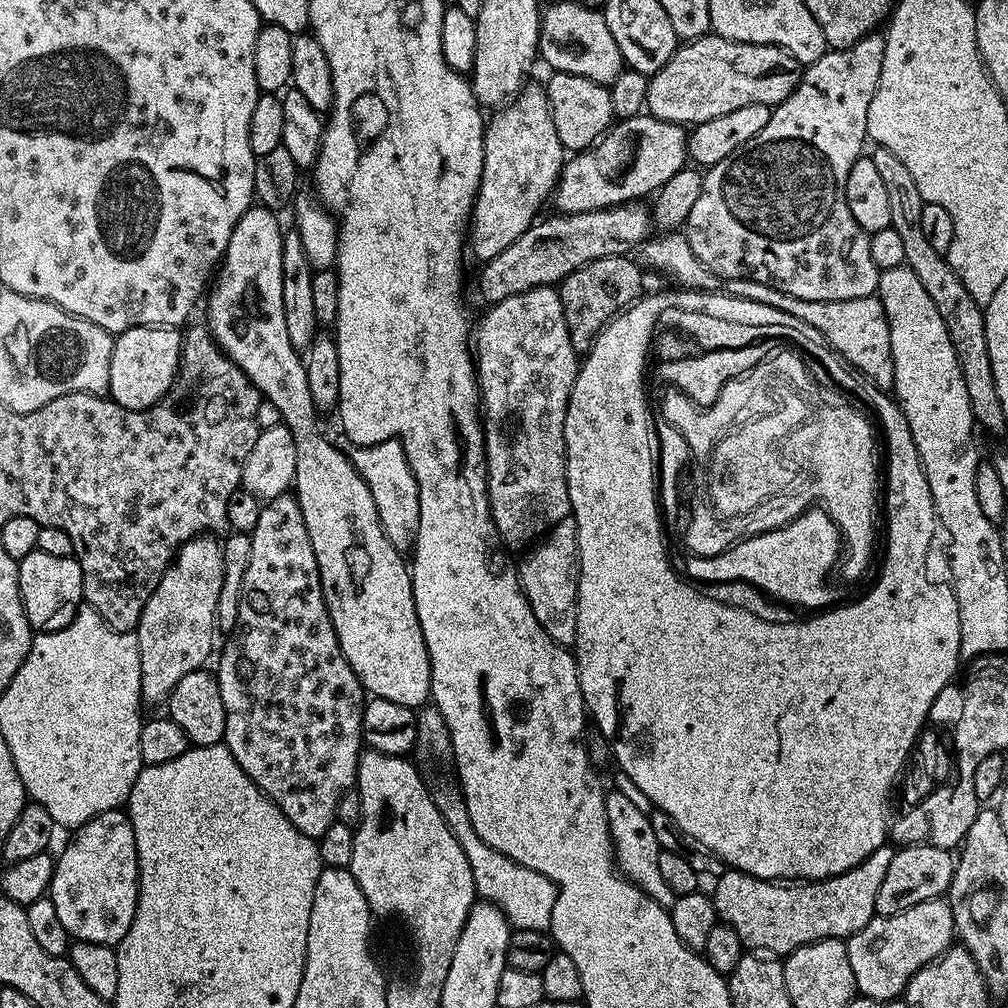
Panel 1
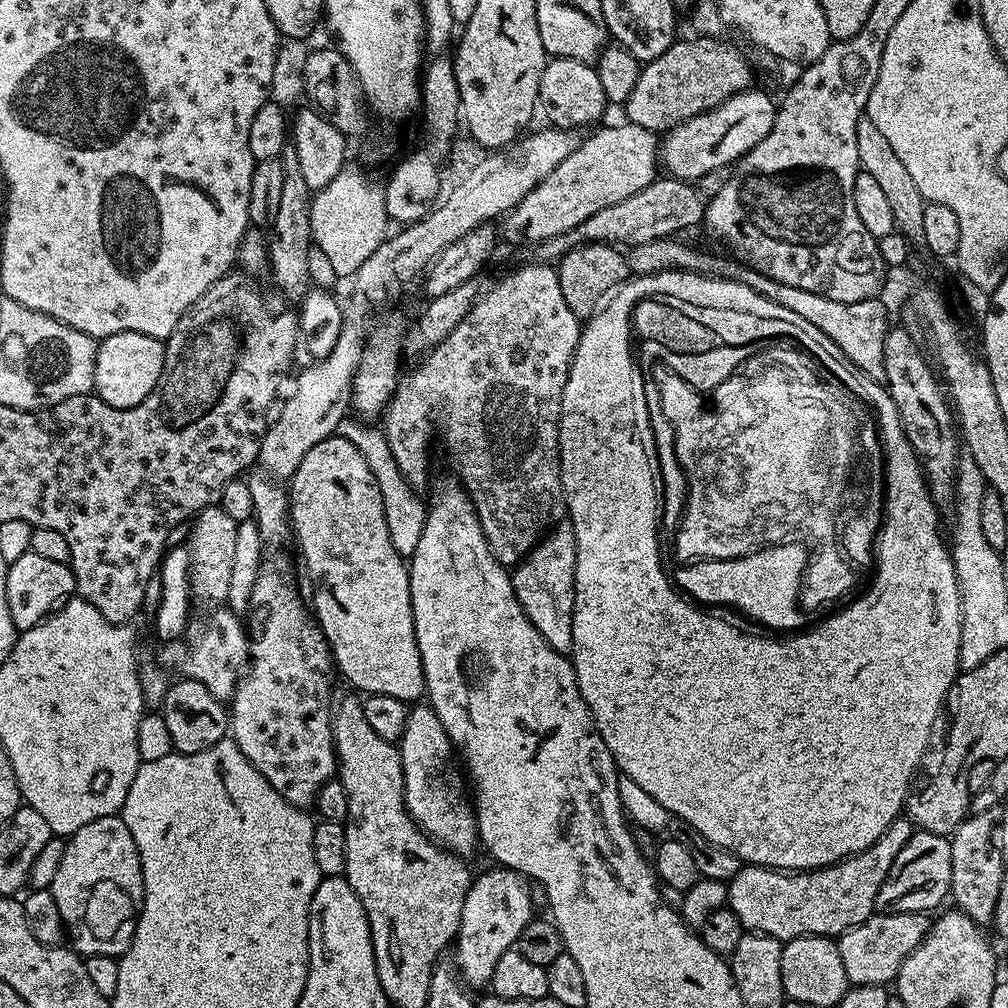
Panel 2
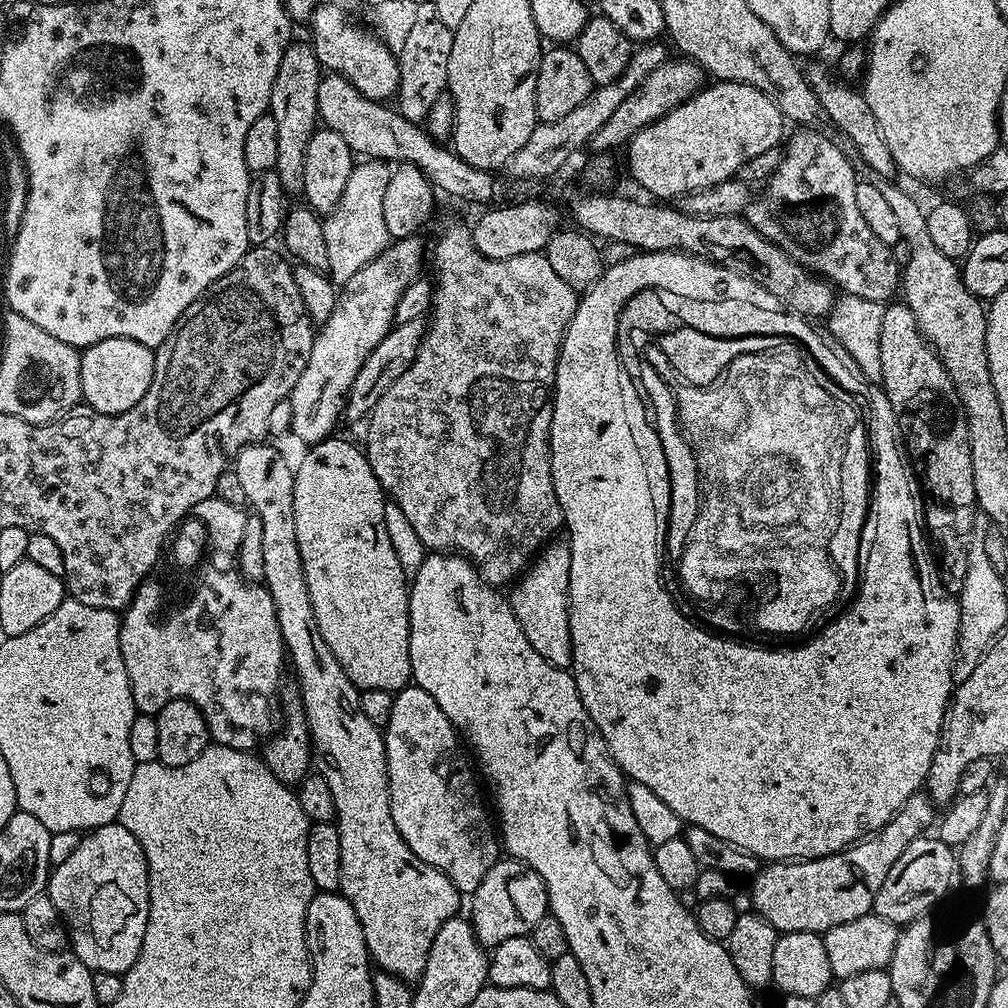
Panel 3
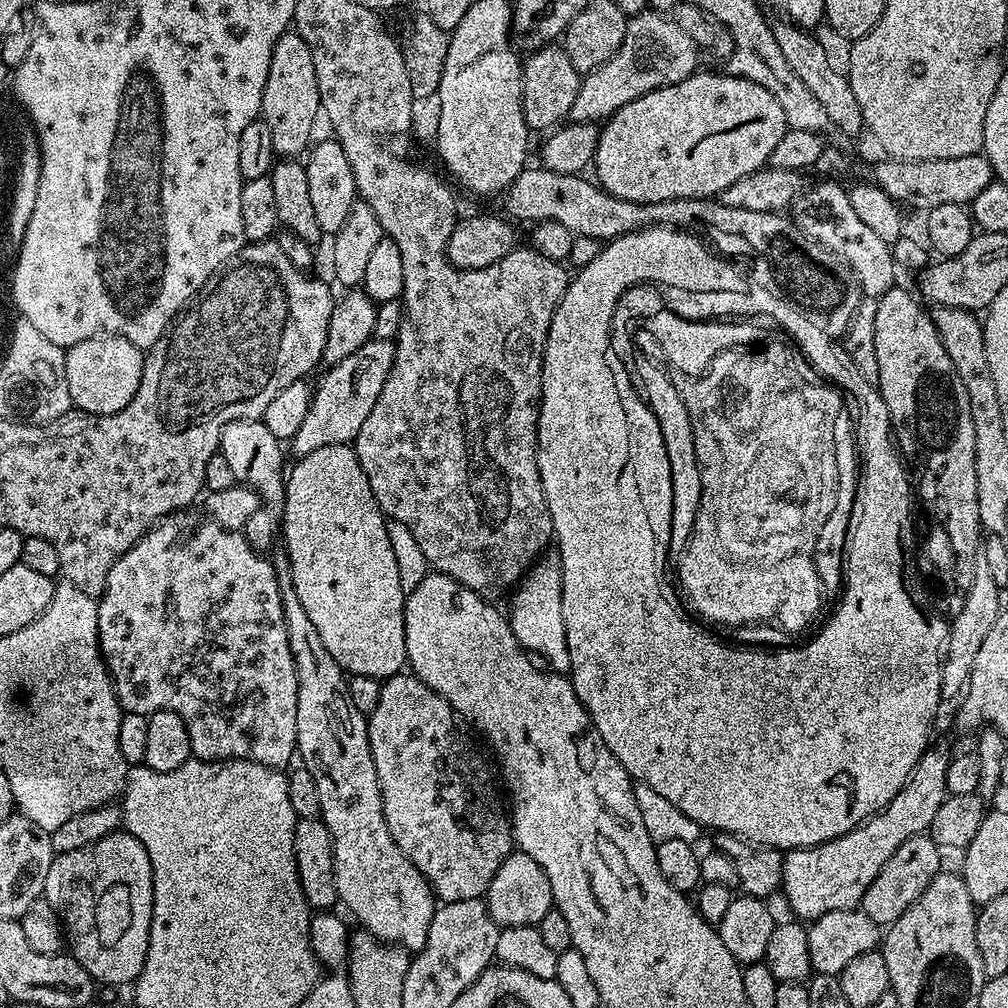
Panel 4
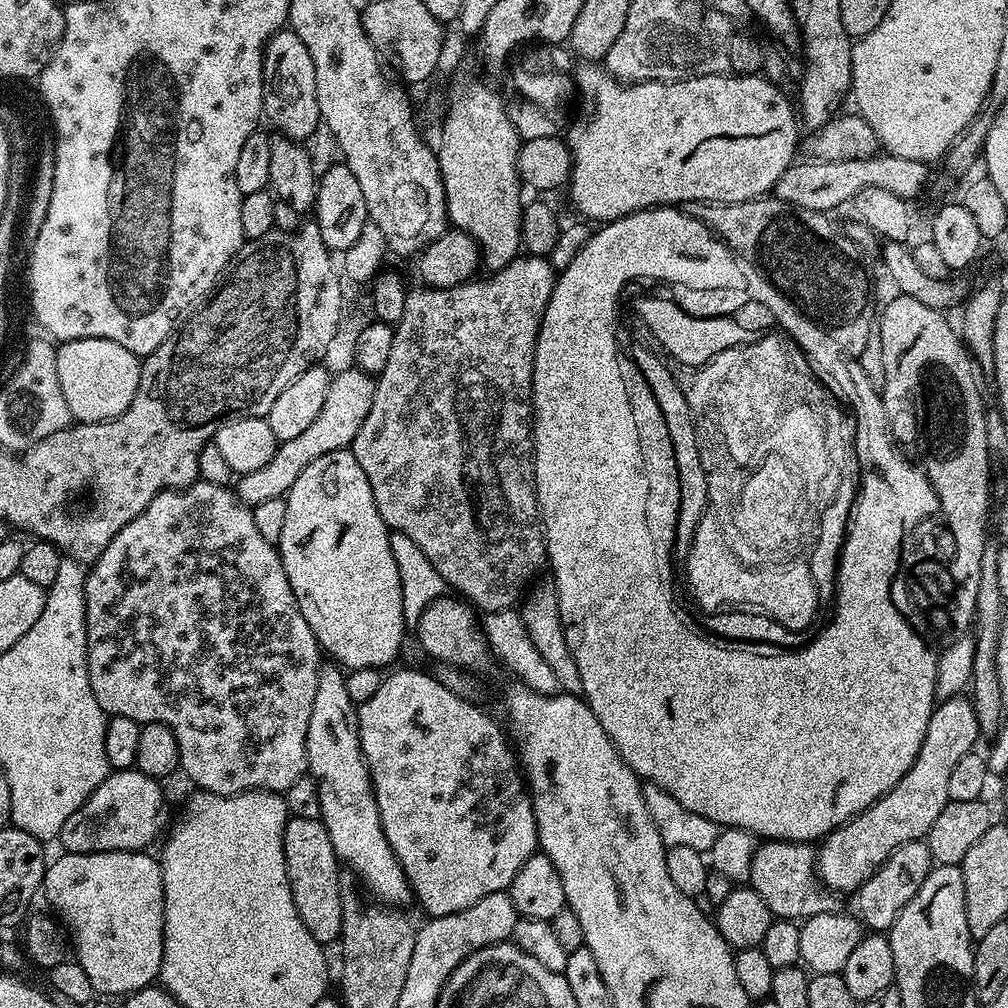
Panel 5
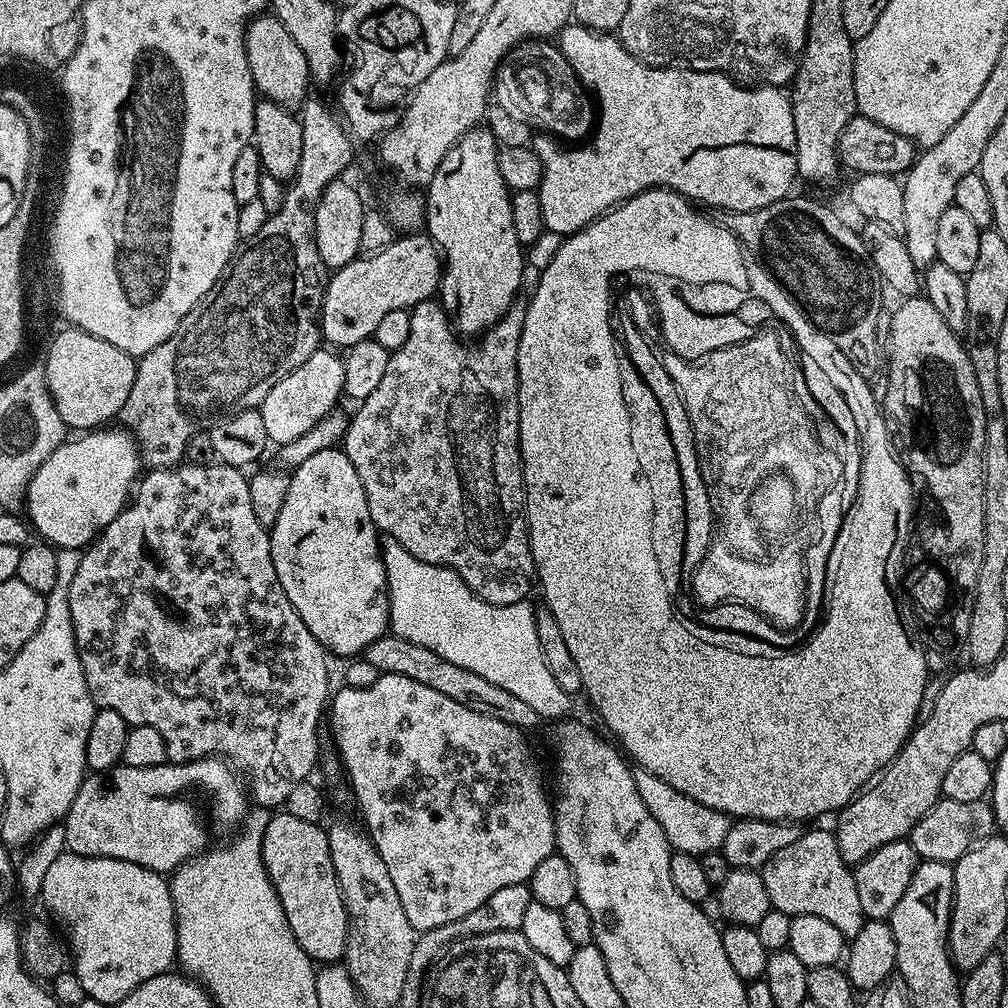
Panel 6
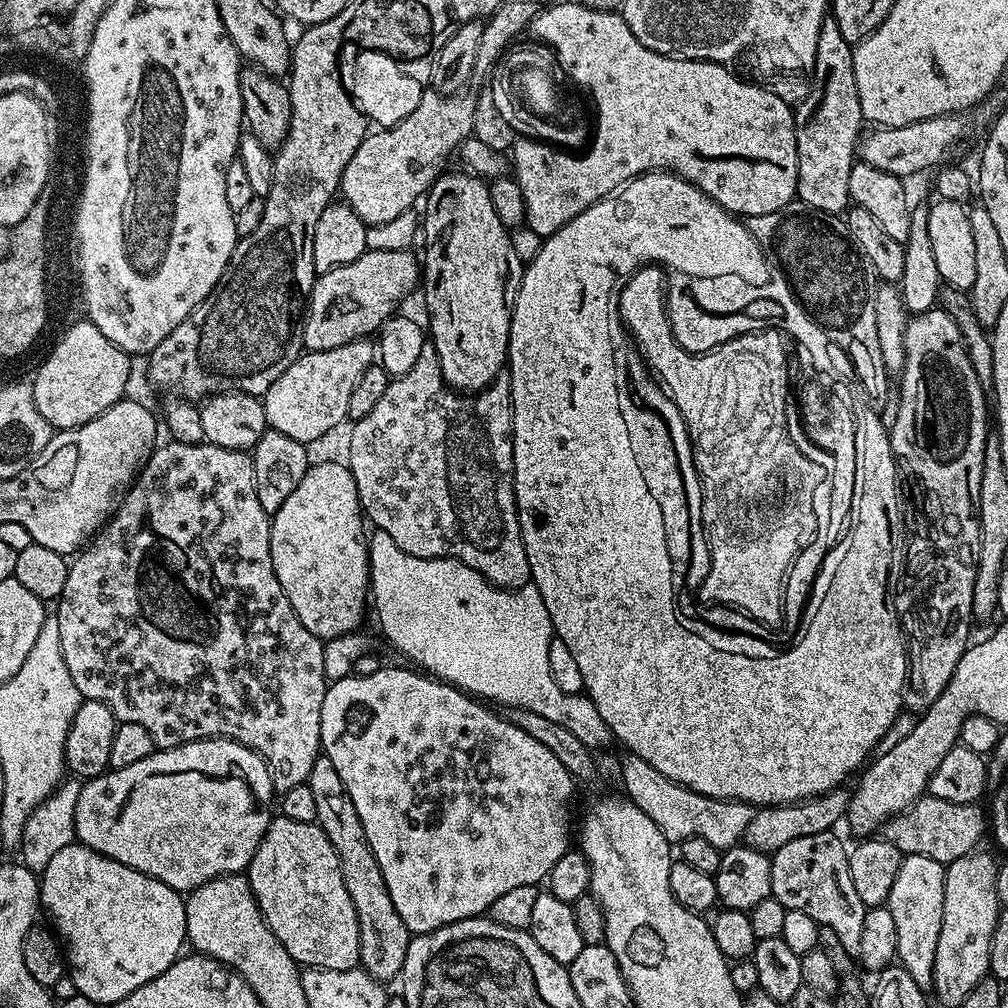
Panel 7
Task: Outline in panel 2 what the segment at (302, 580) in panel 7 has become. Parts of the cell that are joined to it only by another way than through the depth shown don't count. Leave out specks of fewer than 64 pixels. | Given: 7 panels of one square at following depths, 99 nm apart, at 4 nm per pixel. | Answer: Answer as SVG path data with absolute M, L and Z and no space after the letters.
M333 434L315 444L306 454L306 458L302 458L298 470L290 481L290 528L294 536L300 539L300 552L304 555L304 564L308 567L309 578L312 579L310 604L314 609L314 619L320 625L320 632L324 635L325 642L332 649L332 659L339 675L341 672L357 688L355 691L360 694L390 694L390 698L398 698L405 702L416 702L412 700L418 699L419 696L421 699L426 689L422 658L418 654L418 642L412 617L408 564L405 557L400 556L398 550L394 550L394 542L390 542L390 530L386 526L386 514L382 506L382 490L378 490L378 482L374 482L374 474L370 474L370 466L366 466L366 458L362 458L354 442L350 442L345 436Z

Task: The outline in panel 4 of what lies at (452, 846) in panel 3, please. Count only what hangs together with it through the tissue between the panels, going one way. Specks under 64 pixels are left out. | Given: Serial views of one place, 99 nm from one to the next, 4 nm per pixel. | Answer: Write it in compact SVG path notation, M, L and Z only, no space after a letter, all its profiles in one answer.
M411 674L390 676L381 683L380 689L382 698L378 698L378 710L367 717L367 722L386 826L390 826L390 834L394 842L398 842L402 854L406 854L428 879L437 901L449 904L479 900L514 850L512 821L505 801L504 804L500 801L501 789L498 784L496 789L483 754L464 737L461 721L446 698Z

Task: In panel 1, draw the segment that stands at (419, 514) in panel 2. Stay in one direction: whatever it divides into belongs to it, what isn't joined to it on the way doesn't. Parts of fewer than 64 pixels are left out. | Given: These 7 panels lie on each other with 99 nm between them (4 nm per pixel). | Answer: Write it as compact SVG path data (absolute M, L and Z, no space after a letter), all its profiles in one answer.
M394 439L383 440L377 444L348 444L346 451L362 482L370 486L374 506L378 506L380 525L386 538L390 538L390 546L394 546L401 554L407 553L416 542L416 531L420 521L420 491L418 482L410 470L406 450L400 445L399 440Z

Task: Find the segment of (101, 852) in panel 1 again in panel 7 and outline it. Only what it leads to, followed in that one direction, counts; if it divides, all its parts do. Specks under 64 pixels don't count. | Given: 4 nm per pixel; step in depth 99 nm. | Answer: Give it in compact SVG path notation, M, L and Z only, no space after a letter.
M73 842L55 854L54 858L47 863L44 872L39 873L38 879L43 911L45 913L48 911L48 916L52 919L51 927L62 941L62 947L66 953L67 975L72 977L77 993L90 998L97 1006L111 1006L114 1002L126 998L126 994L134 994L134 990L138 990L138 986L146 986L146 982L150 982L150 978L158 978L158 974L162 974L162 970L166 970L175 960L180 959L185 951L188 938L186 910L184 909L185 897L170 886L166 886L166 882L158 882L158 878L150 878L130 866L122 866L122 862L114 862L114 858L106 858L102 854L90 850L84 844Z

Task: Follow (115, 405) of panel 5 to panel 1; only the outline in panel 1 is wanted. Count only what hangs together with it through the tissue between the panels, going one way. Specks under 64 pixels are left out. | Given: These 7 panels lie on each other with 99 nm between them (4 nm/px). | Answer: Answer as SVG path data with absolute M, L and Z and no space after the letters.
M176 326L131 328L119 333L112 341L110 354L110 382L107 395L118 406L142 410L159 402L172 391L180 371L182 332Z

